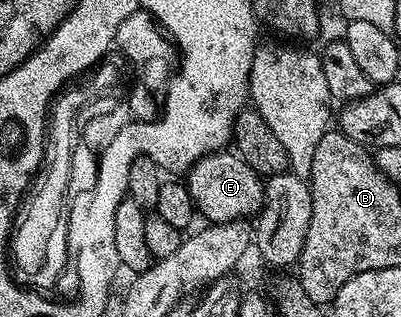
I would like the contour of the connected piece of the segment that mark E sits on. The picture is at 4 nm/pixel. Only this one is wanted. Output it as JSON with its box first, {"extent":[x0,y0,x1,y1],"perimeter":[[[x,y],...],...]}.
{"extent":[185,150,265,224],"perimeter":[[[218,150],[201,157],[185,174],[185,185],[196,211],[205,215],[209,224],[256,217],[265,201],[262,177],[233,150]]]}

